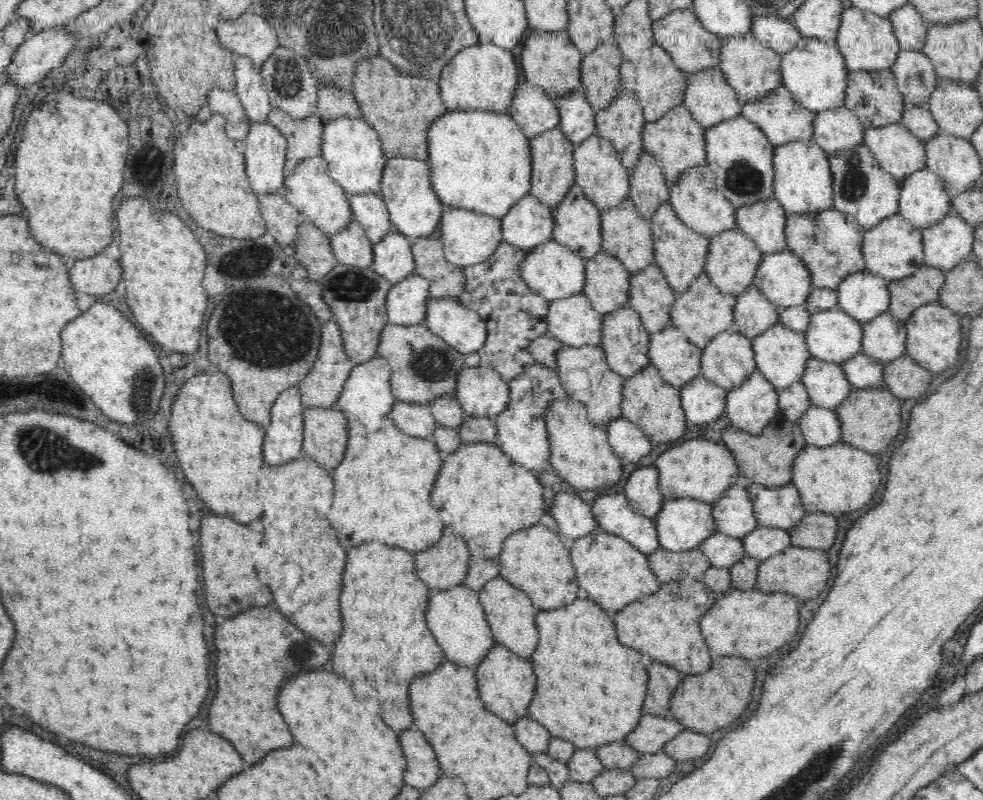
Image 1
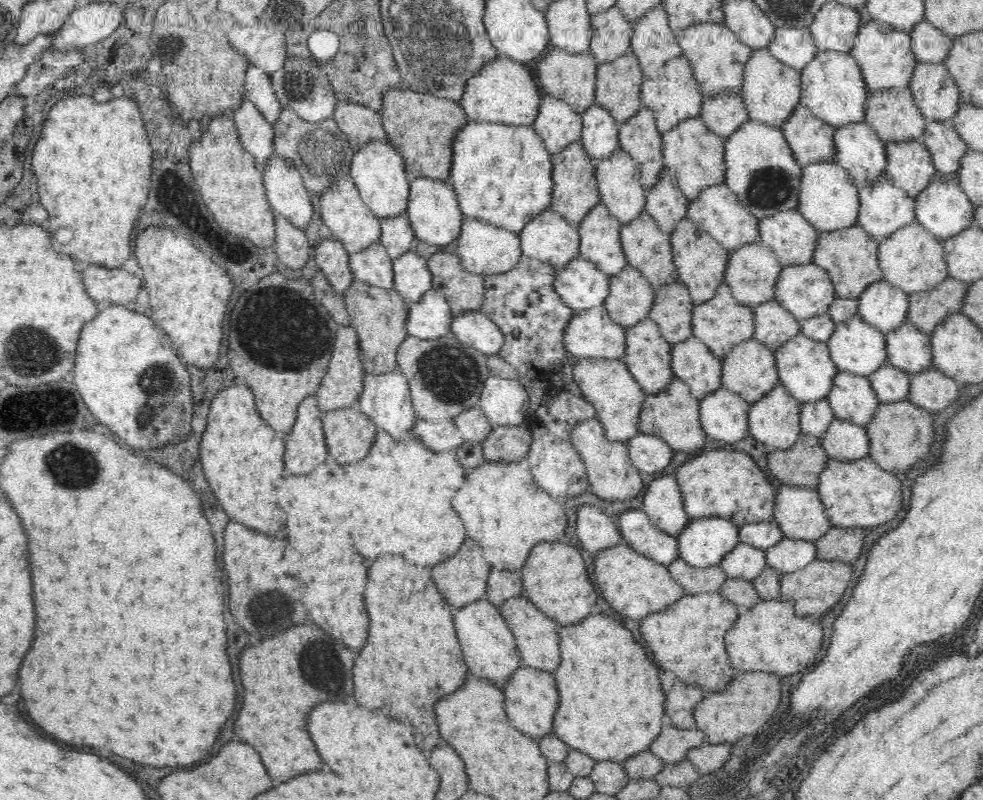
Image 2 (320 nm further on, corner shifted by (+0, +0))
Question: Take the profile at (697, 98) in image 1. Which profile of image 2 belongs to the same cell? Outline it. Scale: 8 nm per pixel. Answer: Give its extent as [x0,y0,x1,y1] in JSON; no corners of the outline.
[701,90,749,138]

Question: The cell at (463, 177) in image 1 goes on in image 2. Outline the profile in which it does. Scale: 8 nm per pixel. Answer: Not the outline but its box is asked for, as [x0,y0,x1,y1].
[448,121,552,232]

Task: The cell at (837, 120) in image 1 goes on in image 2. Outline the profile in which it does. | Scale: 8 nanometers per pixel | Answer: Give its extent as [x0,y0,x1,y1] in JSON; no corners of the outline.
[832,121,885,187]

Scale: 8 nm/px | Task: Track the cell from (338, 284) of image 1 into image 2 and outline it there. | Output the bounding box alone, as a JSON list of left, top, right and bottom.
[341,280,407,374]

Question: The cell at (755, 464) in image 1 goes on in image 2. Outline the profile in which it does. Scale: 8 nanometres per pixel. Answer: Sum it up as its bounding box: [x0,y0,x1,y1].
[768,432,829,487]

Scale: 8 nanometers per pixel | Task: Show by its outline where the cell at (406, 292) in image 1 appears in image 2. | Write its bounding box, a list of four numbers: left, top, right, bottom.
[405,288,451,339]

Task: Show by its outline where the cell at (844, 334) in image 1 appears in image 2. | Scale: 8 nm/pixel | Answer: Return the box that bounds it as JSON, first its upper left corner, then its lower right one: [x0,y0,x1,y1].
[826,314,885,377]

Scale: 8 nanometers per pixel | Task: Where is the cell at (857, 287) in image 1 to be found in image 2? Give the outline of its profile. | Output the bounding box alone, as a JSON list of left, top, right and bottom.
[857,278,908,333]

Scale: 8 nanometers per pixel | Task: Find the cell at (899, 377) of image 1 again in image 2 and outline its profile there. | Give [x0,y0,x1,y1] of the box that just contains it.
[907,368,961,413]

